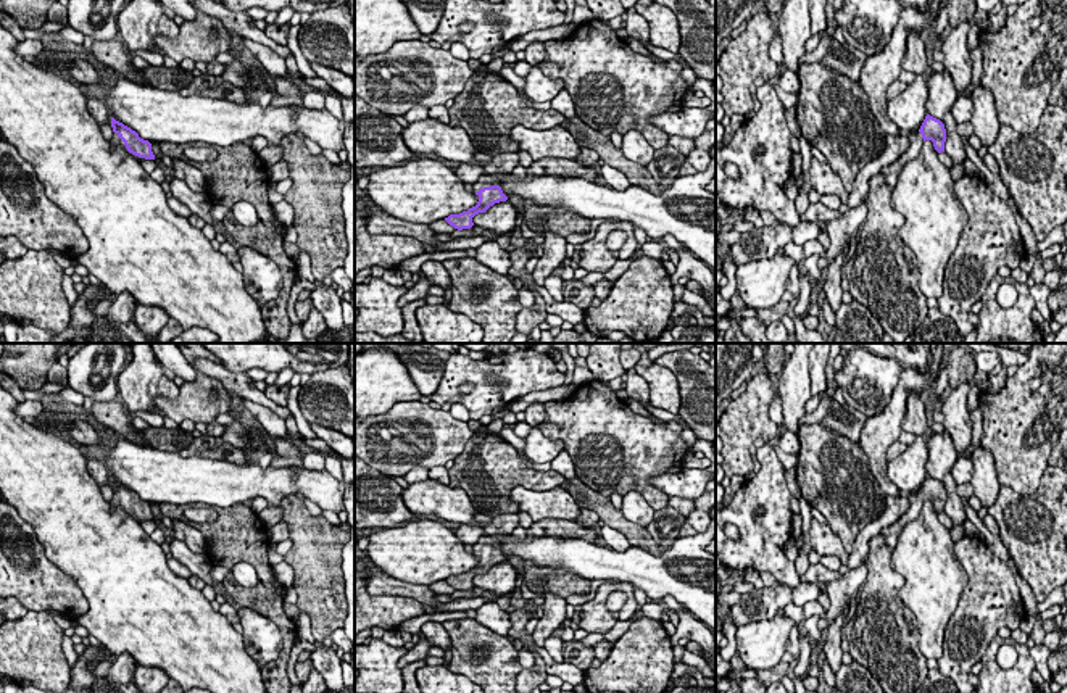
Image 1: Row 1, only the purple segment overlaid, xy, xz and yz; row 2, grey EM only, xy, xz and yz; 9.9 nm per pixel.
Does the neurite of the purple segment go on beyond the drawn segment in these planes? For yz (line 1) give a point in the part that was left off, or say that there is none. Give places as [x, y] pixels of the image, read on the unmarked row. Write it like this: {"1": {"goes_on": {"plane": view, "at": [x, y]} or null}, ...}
{"1": {"goes_on": {"plane": "yz", "at": [892, 534]}}}

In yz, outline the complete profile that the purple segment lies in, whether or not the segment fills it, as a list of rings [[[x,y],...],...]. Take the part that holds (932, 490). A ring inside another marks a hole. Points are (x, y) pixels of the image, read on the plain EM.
[[[930,475],[925,477],[920,490],[912,498],[911,508],[895,524],[880,530],[880,533],[885,537],[886,545],[891,550],[896,548],[899,533],[904,529],[904,525],[919,517],[925,501],[932,501],[938,514],[945,512],[946,503],[945,485]]]

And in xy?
[[[111,479],[111,488],[114,493],[111,506],[114,508],[124,506],[129,514],[139,519],[155,521],[155,516],[152,512],[152,504],[148,501],[140,500],[135,492],[116,482],[114,479]]]

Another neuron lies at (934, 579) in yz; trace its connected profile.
[[[925,501],[919,517],[901,530],[891,569],[904,579],[898,596],[915,616],[922,654],[938,661],[945,653],[946,625],[957,609],[969,575],[932,501]]]

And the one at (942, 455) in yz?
[[[948,432],[933,434],[928,440],[928,461],[927,474],[945,485],[946,503],[945,512],[951,517],[953,525],[964,525],[967,521],[965,508],[957,495],[957,483],[951,474],[954,463],[957,461],[957,451],[954,450],[953,438]]]

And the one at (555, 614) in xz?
[[[545,591],[543,595],[543,617],[538,619],[537,627],[532,633],[534,643],[537,646],[543,646],[545,641],[561,627],[564,627],[564,620],[567,617],[566,598]]]

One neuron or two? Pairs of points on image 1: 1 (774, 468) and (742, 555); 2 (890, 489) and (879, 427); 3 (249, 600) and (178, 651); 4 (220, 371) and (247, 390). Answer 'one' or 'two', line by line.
1: one
2: one
3: two
4: one

